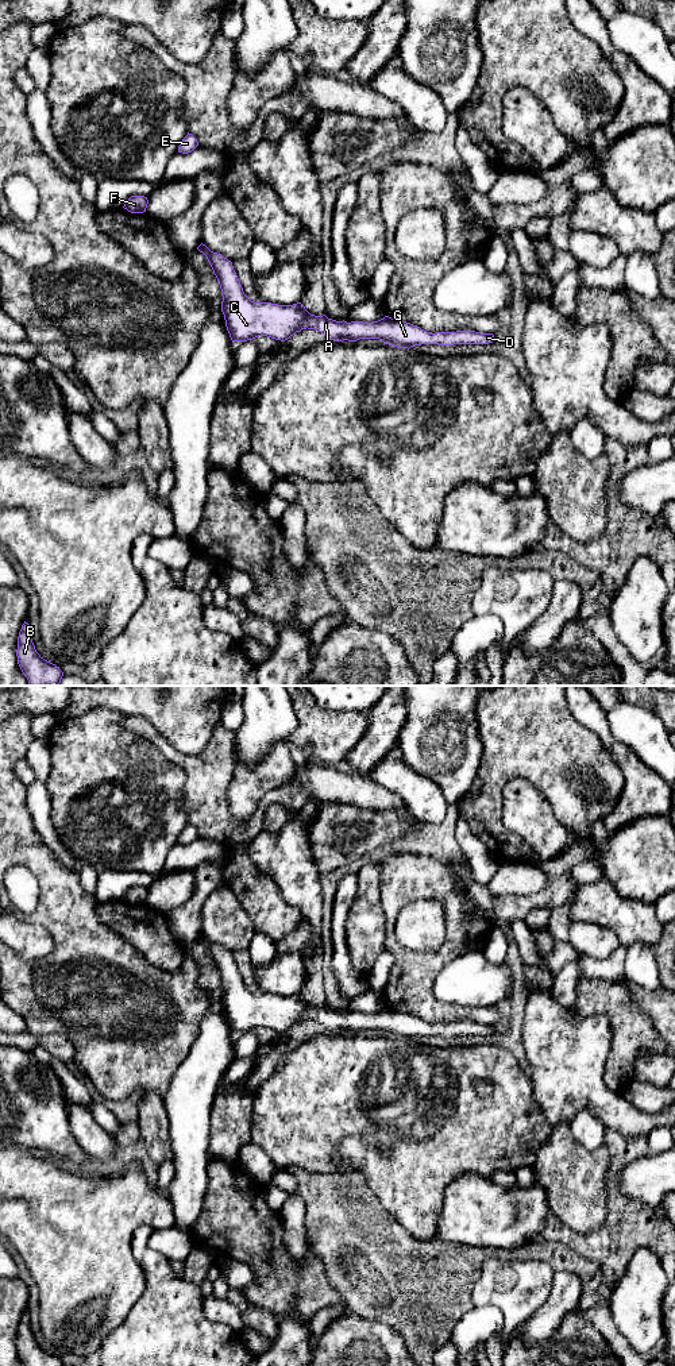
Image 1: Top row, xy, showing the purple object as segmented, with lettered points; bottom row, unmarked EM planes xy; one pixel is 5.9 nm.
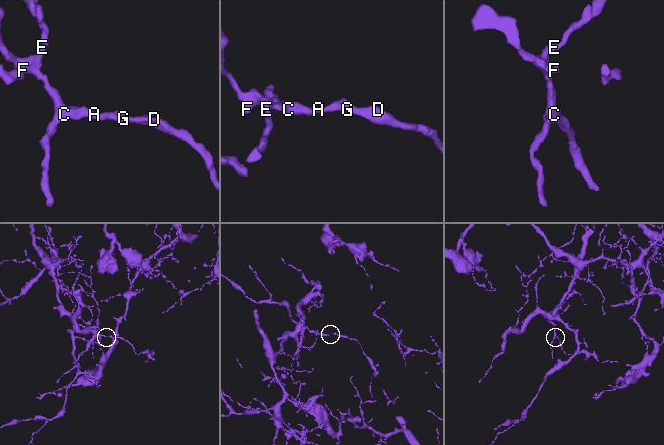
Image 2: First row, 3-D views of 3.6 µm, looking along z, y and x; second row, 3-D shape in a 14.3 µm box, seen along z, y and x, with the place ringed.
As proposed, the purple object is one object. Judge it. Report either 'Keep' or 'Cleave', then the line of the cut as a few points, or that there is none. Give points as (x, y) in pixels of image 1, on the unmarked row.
Keep. No split

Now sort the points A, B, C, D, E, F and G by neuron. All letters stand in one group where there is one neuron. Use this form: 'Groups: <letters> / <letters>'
Groups: A B C D E F G

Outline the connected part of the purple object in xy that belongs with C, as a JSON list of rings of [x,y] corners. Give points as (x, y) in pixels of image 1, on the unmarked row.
[[[202,934],[197,941],[207,948],[219,972],[223,987],[221,1003],[232,1034],[252,1031],[258,1027],[285,1033],[306,1019],[321,1023],[327,1030],[335,1033],[379,1030],[383,1035],[408,1041],[421,1035],[487,1035],[495,1031],[493,1024],[475,1022],[431,1024],[389,1007],[374,1014],[347,1014],[328,1010],[325,1006],[310,1006],[301,993],[293,996],[254,993],[244,985],[231,952],[211,942]]]

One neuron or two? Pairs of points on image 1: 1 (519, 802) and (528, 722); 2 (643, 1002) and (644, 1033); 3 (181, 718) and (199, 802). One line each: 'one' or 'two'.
1: two
2: two
3: two

